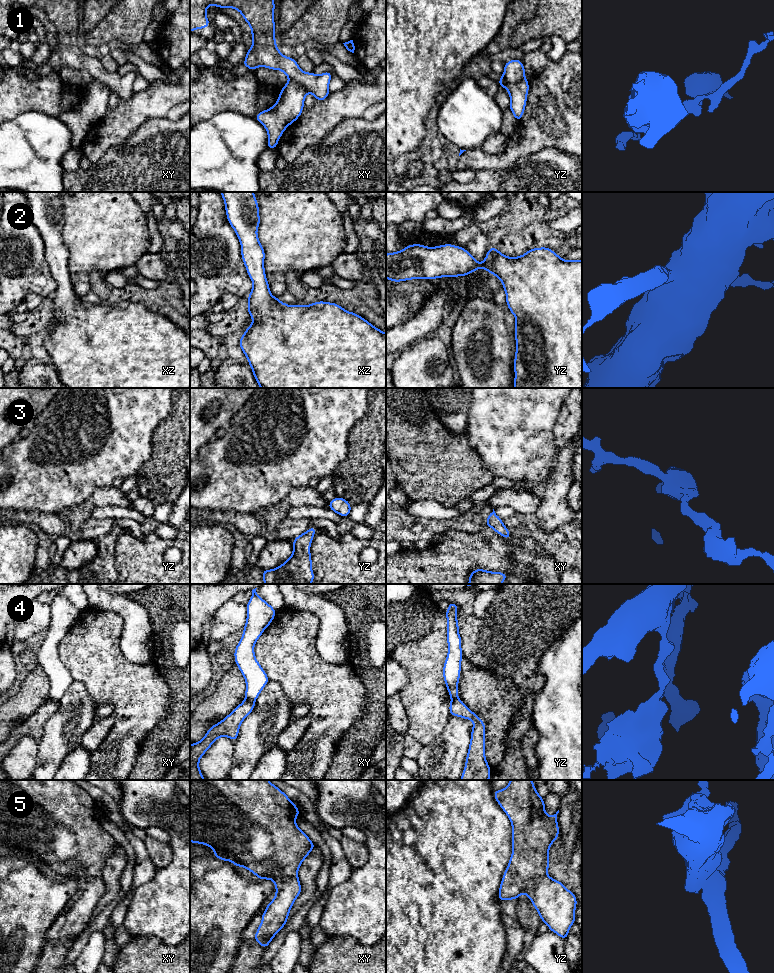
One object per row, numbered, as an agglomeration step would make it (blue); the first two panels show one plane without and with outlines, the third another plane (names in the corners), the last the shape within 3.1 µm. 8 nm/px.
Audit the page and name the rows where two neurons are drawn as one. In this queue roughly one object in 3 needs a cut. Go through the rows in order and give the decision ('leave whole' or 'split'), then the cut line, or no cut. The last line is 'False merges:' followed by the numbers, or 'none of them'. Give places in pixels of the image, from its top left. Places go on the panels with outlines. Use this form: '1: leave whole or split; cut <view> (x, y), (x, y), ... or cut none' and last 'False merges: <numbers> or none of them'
1: split; cut yz (502, 76), (510, 82), (518, 82), (524, 78)
2: leave whole; cut none
3: leave whole; cut none
4: split; cut xy (246, 698), (254, 701)
5: leave whole; cut none
False merges: 1, 4

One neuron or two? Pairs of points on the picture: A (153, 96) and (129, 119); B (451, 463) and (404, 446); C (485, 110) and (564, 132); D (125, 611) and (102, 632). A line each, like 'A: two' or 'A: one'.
A: one
B: one
C: two
D: two

